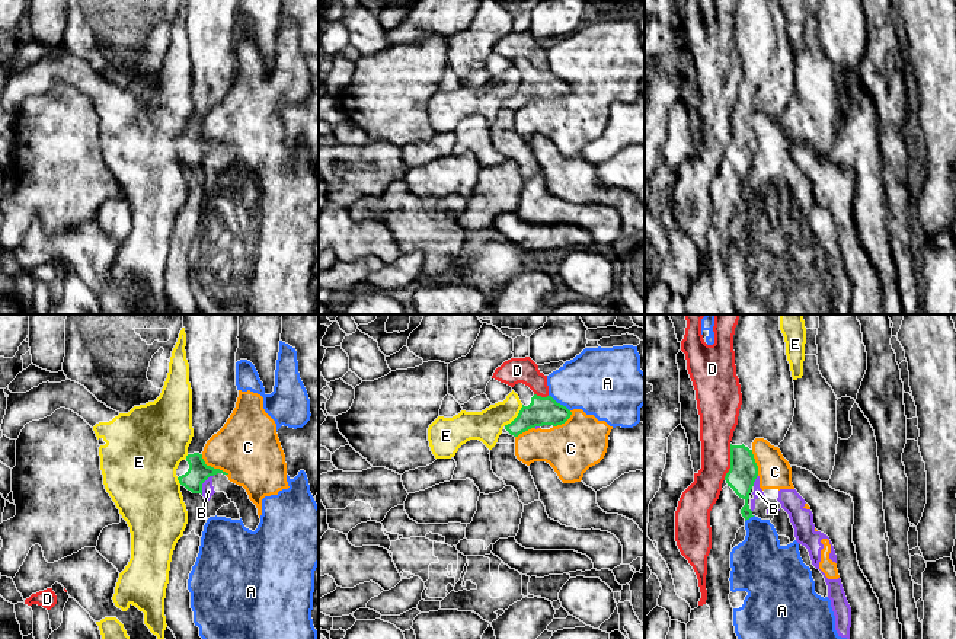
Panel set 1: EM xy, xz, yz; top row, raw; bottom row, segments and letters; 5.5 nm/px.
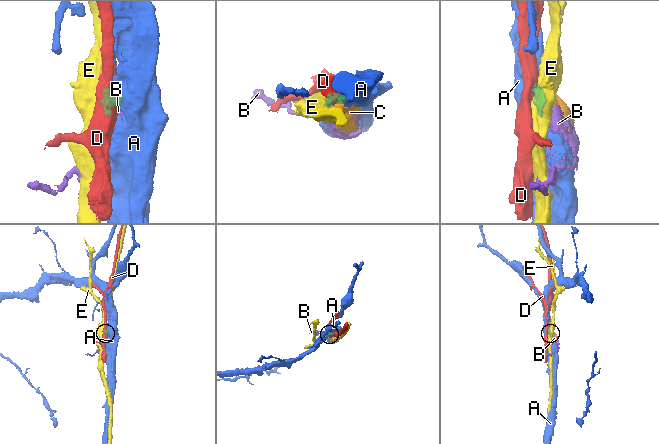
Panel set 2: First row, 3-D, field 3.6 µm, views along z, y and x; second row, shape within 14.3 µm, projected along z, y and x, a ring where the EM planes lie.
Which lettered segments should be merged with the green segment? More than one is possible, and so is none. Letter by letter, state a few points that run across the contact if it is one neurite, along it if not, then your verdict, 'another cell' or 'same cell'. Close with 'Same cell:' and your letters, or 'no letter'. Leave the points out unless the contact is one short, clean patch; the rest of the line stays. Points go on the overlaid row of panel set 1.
A: another cell
B: line xy (213, 475), (202, 483), (201, 494); another cell
C: line xy (201, 454), (207, 465), (229, 473); another cell
D: line yz (731, 444), (731, 467), (723, 479); another cell
E: line xz (523, 405), (520, 412), (504, 425); another cell
Same cell: no letter

